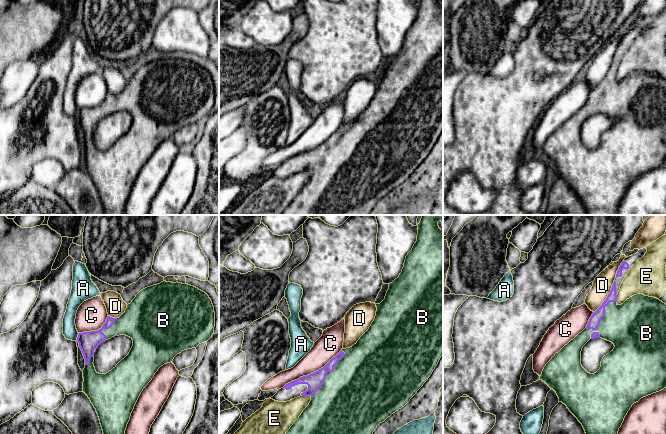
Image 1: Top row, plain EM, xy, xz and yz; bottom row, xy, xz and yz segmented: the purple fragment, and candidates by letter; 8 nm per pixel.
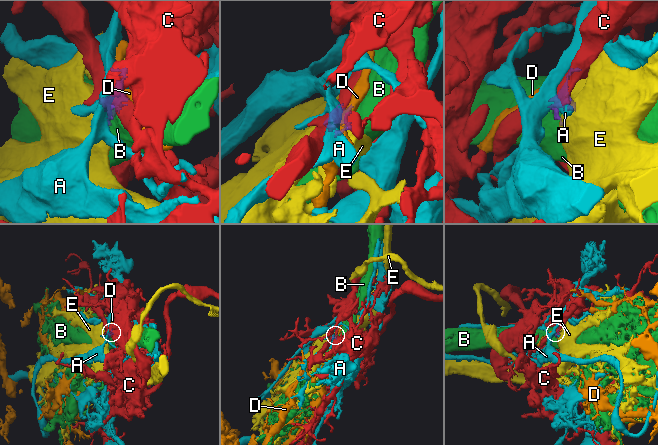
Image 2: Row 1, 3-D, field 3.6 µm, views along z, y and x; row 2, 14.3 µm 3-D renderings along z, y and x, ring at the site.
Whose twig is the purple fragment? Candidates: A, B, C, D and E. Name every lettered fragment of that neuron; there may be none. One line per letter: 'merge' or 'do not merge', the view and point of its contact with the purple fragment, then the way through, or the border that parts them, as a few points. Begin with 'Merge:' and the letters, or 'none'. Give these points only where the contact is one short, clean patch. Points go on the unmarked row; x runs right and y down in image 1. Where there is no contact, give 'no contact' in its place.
Merge: B
A: do not merge | xy (77, 113) | along xy (79, 109), (76, 117)
B: merge | yz (603, 92)
C: do not merge | xz (311, 149)
D: do not merge | yz (607, 72)
E: do not merge | xz (306, 171)

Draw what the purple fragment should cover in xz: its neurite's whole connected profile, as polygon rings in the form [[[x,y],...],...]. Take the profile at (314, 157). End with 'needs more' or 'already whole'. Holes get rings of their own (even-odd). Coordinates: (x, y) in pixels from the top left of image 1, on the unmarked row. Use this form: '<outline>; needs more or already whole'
[[[418,0],[417,17],[405,35],[404,43],[399,53],[389,60],[385,75],[376,80],[377,87],[369,105],[350,124],[342,125],[323,144],[291,157],[279,165],[271,175],[287,178],[300,172],[310,172],[309,181],[281,215],[370,215],[377,202],[393,189],[404,183],[417,167],[428,156],[443,131],[443,6],[438,0]]]; needs more

